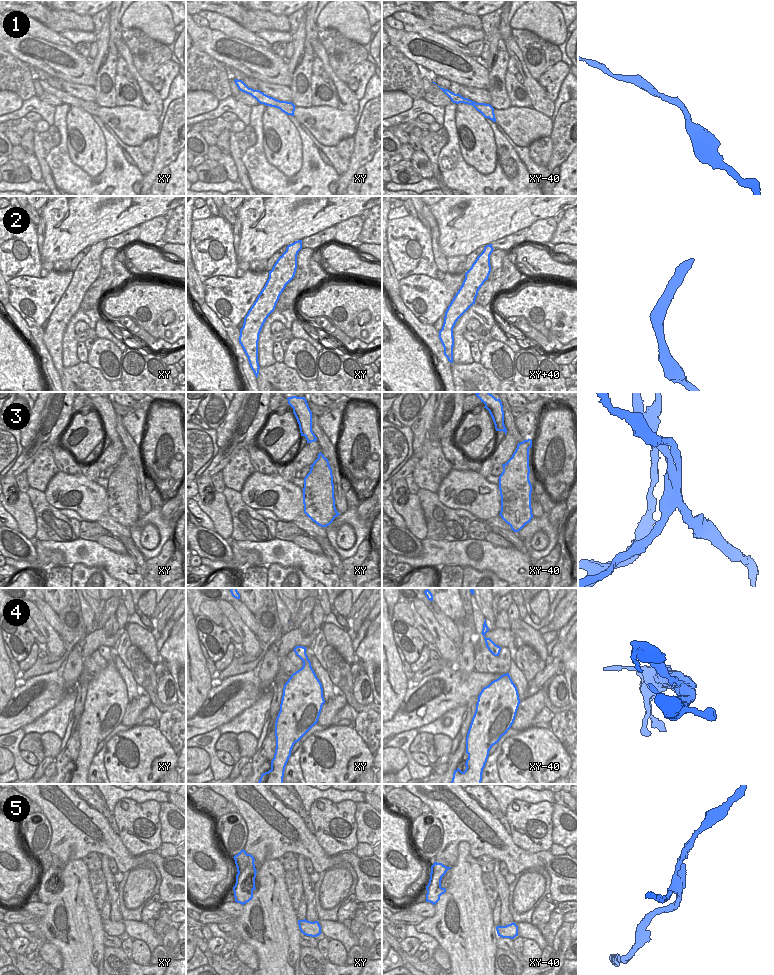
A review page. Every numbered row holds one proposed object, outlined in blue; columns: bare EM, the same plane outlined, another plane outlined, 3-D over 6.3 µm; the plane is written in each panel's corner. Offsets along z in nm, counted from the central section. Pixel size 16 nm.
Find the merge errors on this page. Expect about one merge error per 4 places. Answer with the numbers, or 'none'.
3

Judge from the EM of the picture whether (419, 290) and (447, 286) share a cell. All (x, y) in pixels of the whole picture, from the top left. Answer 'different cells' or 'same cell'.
same cell

